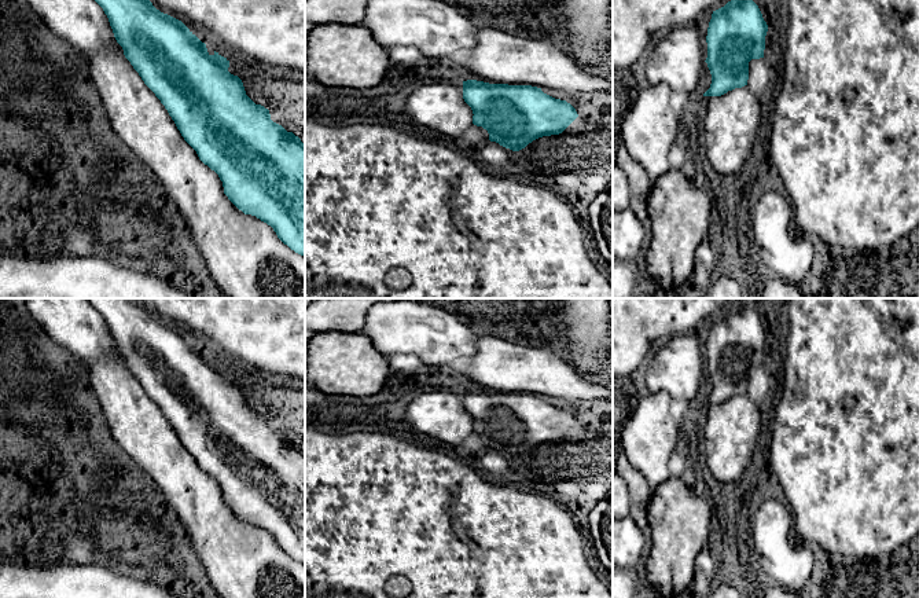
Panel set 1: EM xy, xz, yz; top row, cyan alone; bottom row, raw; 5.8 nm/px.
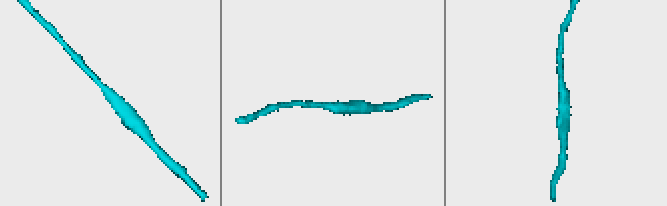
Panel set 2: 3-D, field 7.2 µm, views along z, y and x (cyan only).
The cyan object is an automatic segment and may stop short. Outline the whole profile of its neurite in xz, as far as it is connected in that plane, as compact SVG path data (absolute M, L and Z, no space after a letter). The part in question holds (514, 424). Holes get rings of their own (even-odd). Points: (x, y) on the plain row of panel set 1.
M467 388L463 407L473 418L473 432L486 437L490 450L512 459L538 445L562 441L578 425L570 411L532 393Z

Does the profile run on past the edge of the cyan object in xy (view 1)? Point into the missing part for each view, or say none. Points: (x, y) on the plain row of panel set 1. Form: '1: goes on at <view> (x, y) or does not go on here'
1: does not go on here

